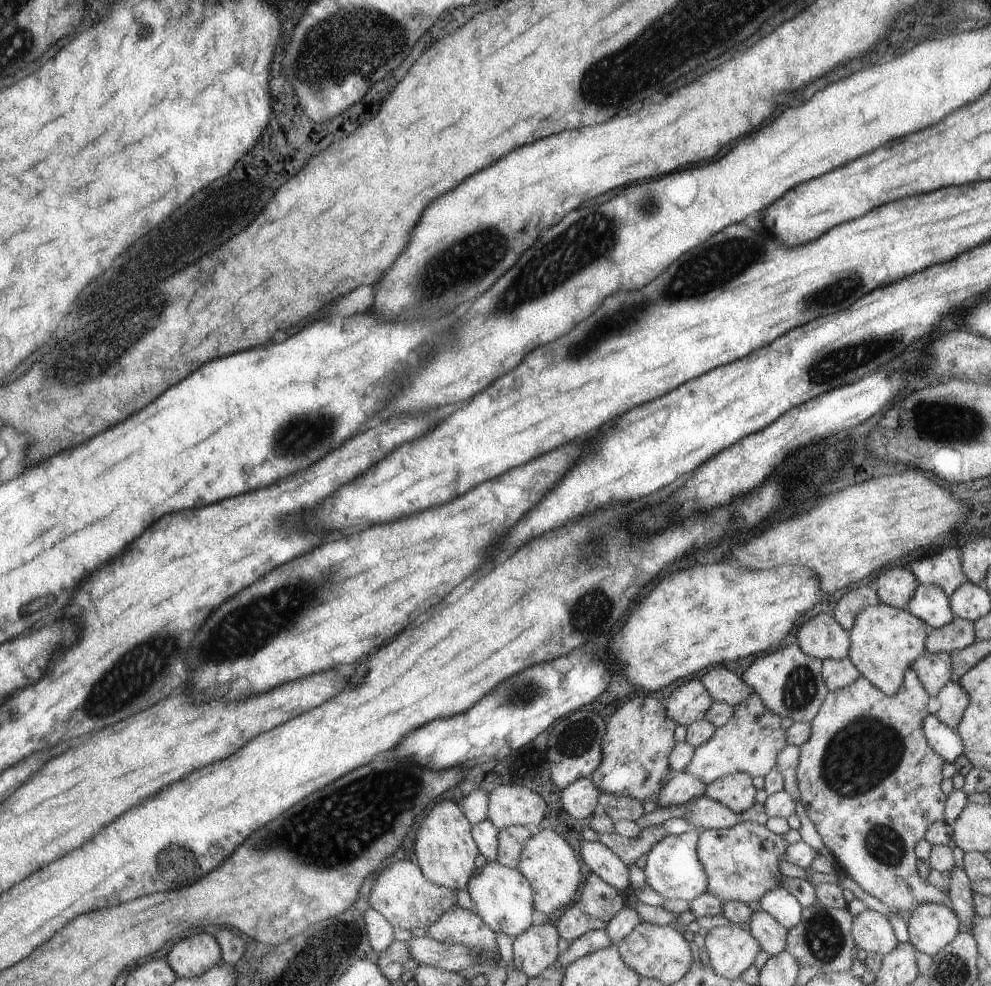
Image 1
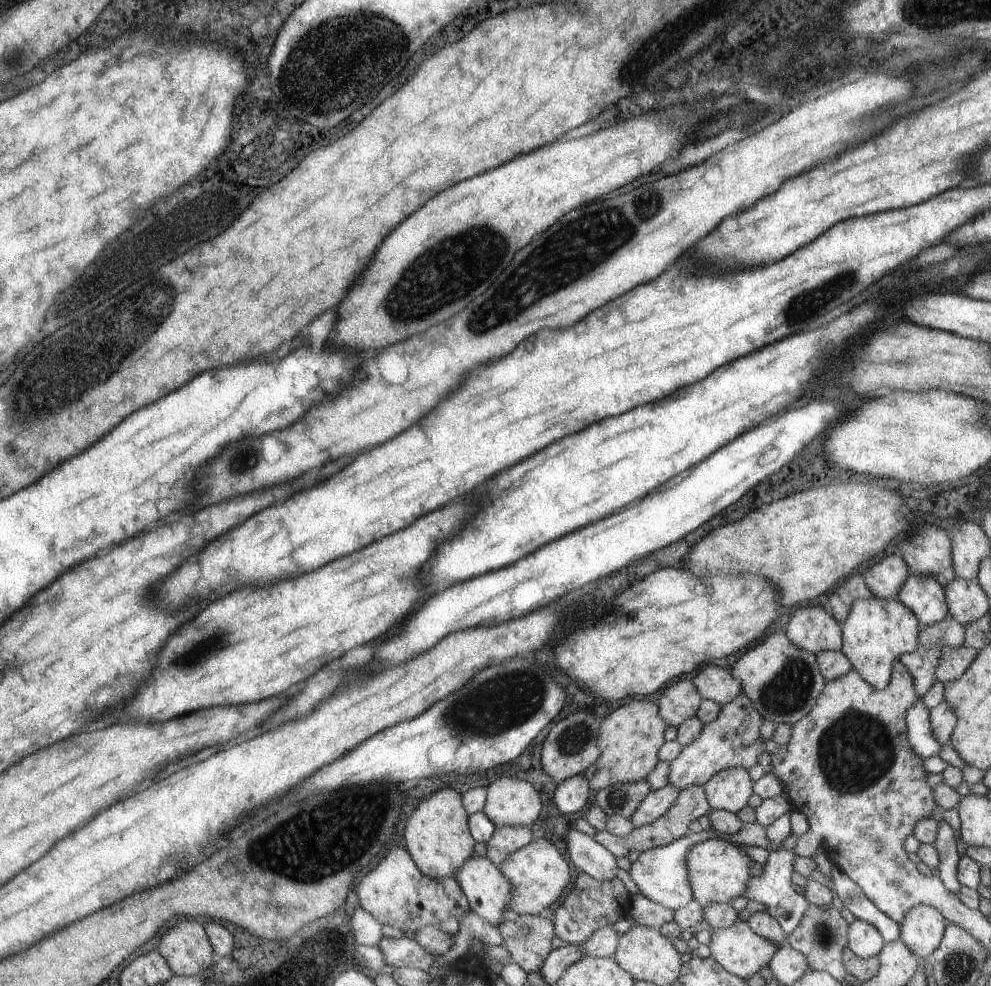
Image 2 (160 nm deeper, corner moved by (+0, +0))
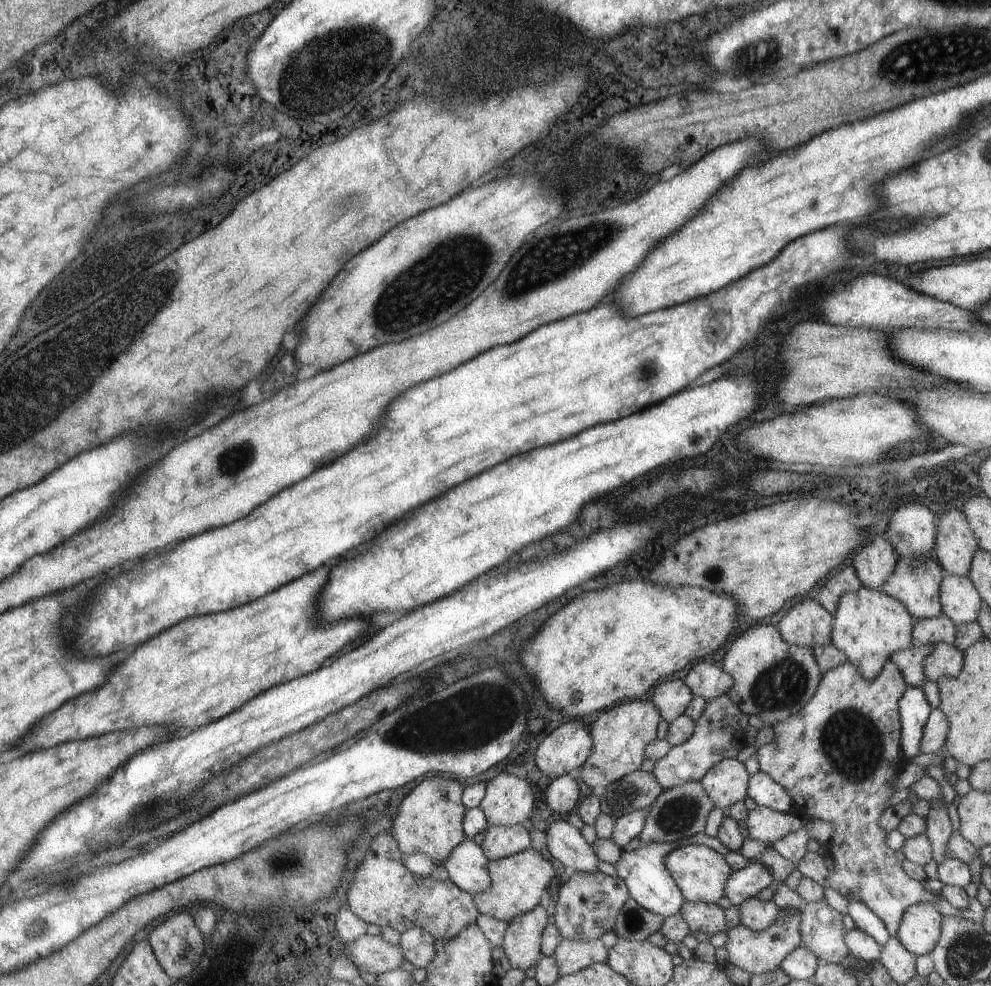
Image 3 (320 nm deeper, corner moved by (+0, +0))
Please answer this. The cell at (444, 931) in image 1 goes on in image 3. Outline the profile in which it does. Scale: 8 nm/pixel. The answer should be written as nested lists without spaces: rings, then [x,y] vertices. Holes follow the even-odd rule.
[[[411,927],[400,934],[398,946],[403,950],[403,959],[418,968],[425,969],[435,955],[435,941],[428,931]]]

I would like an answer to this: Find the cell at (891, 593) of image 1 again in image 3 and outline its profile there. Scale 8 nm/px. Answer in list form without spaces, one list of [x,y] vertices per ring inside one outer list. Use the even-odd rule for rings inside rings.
[[[875,536],[869,544],[859,548],[851,566],[857,573],[858,580],[862,582],[862,587],[878,589],[889,574],[892,574],[895,562],[897,556],[890,543],[881,536]]]

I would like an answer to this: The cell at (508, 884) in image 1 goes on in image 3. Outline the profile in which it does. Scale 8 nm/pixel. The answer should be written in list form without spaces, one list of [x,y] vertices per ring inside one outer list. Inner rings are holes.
[[[465,838],[452,850],[443,867],[449,874],[449,880],[471,895],[483,894],[491,886],[491,876],[487,872],[485,854],[471,839]]]

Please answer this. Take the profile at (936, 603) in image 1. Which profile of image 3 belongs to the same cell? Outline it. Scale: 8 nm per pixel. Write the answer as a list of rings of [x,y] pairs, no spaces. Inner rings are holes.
[[[897,556],[897,562],[895,562],[892,574],[889,574],[889,577],[877,590],[901,601],[913,619],[931,618],[942,613],[939,596],[944,576],[945,573],[936,560],[931,560],[931,558],[901,558]]]

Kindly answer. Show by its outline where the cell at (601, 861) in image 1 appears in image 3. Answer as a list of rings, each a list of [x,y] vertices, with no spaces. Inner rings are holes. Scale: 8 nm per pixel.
[[[563,820],[552,822],[545,834],[549,854],[565,868],[585,873],[597,870],[598,859],[577,828]]]

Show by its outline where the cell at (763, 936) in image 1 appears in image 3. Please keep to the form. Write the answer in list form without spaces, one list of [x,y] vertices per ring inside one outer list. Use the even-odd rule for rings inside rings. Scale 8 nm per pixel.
[[[749,898],[739,908],[739,925],[750,930],[761,932],[773,924],[778,908],[771,902],[761,902],[757,898]]]

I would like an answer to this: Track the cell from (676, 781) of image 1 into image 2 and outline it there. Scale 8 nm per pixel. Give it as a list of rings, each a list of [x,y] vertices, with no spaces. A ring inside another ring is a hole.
[[[667,784],[657,790],[649,791],[628,818],[631,824],[639,828],[659,818],[664,813],[664,810],[667,810],[667,807],[675,800],[680,790],[671,784]]]

